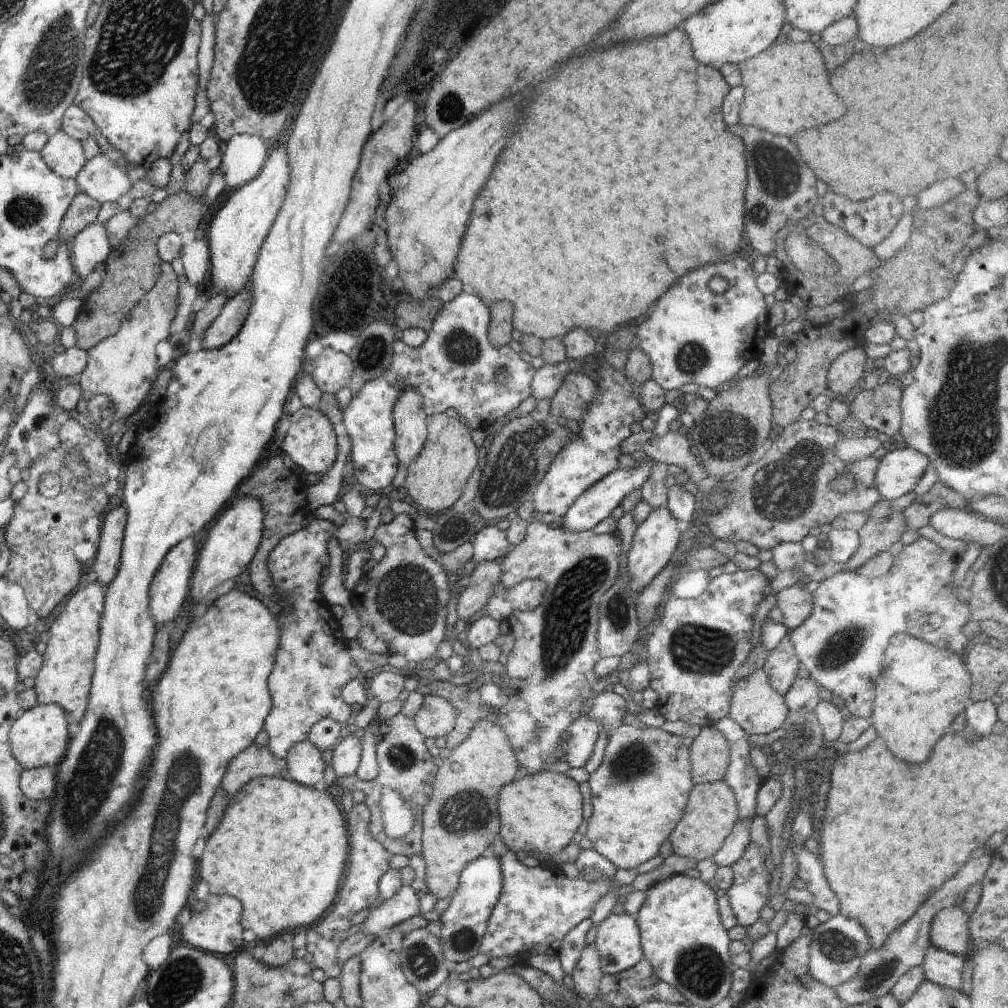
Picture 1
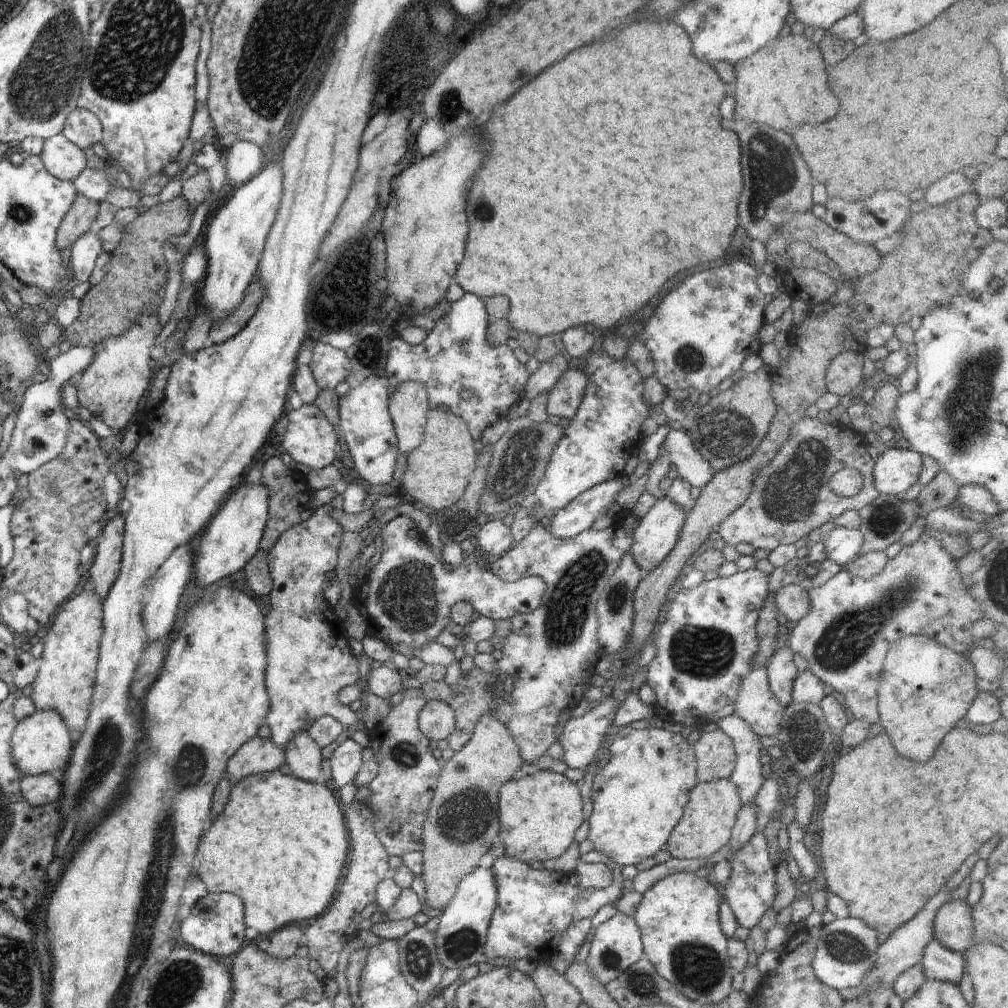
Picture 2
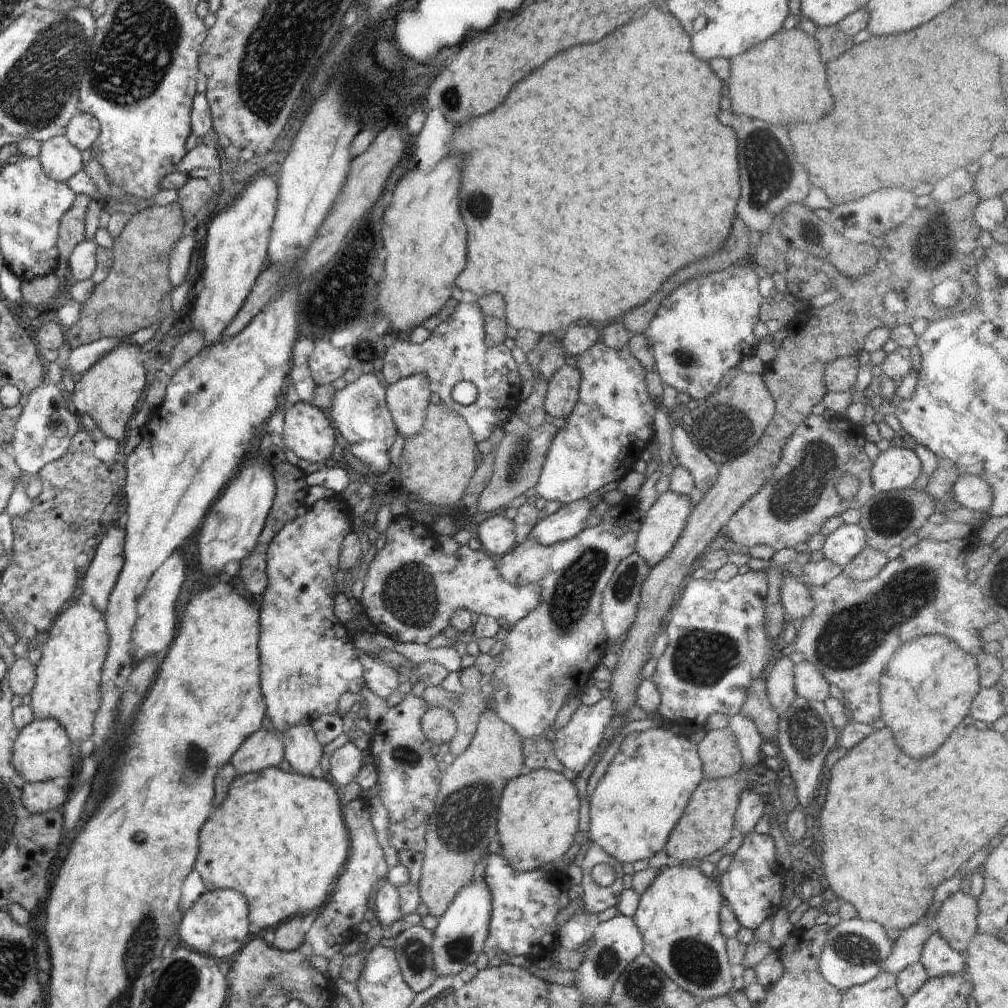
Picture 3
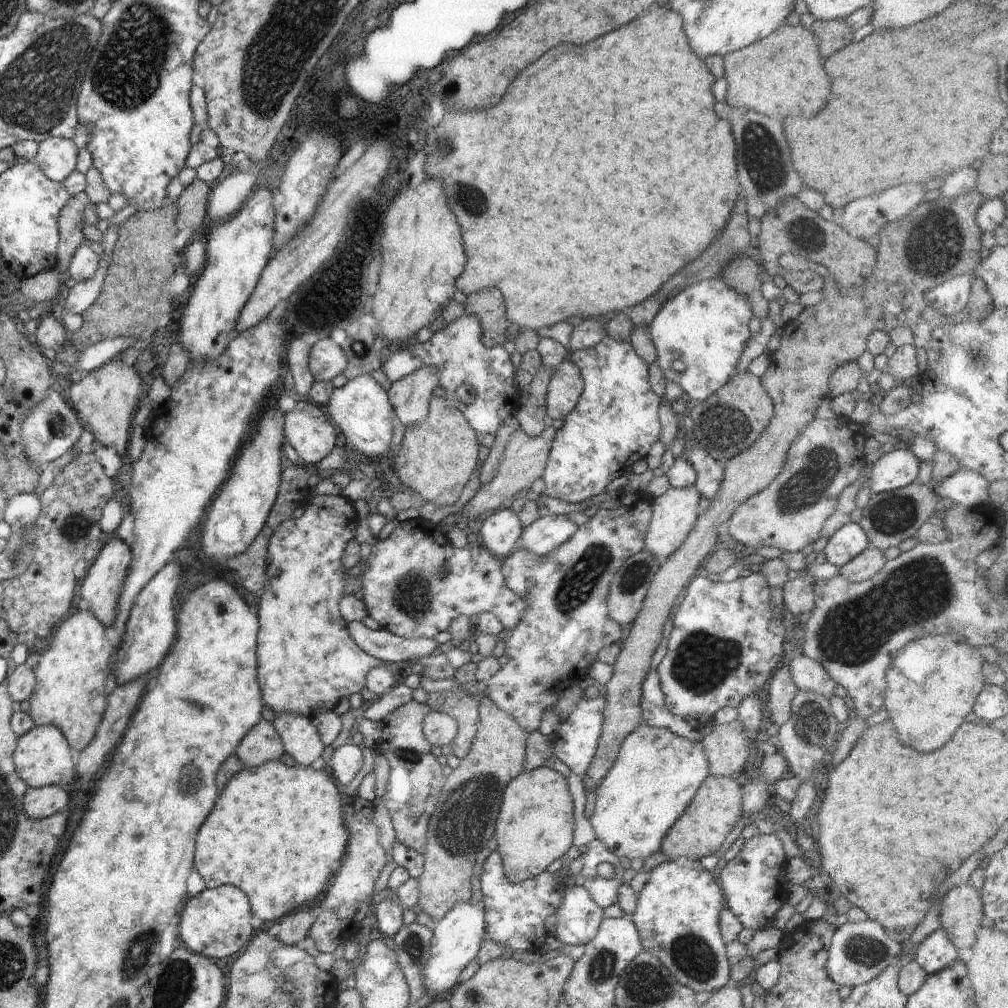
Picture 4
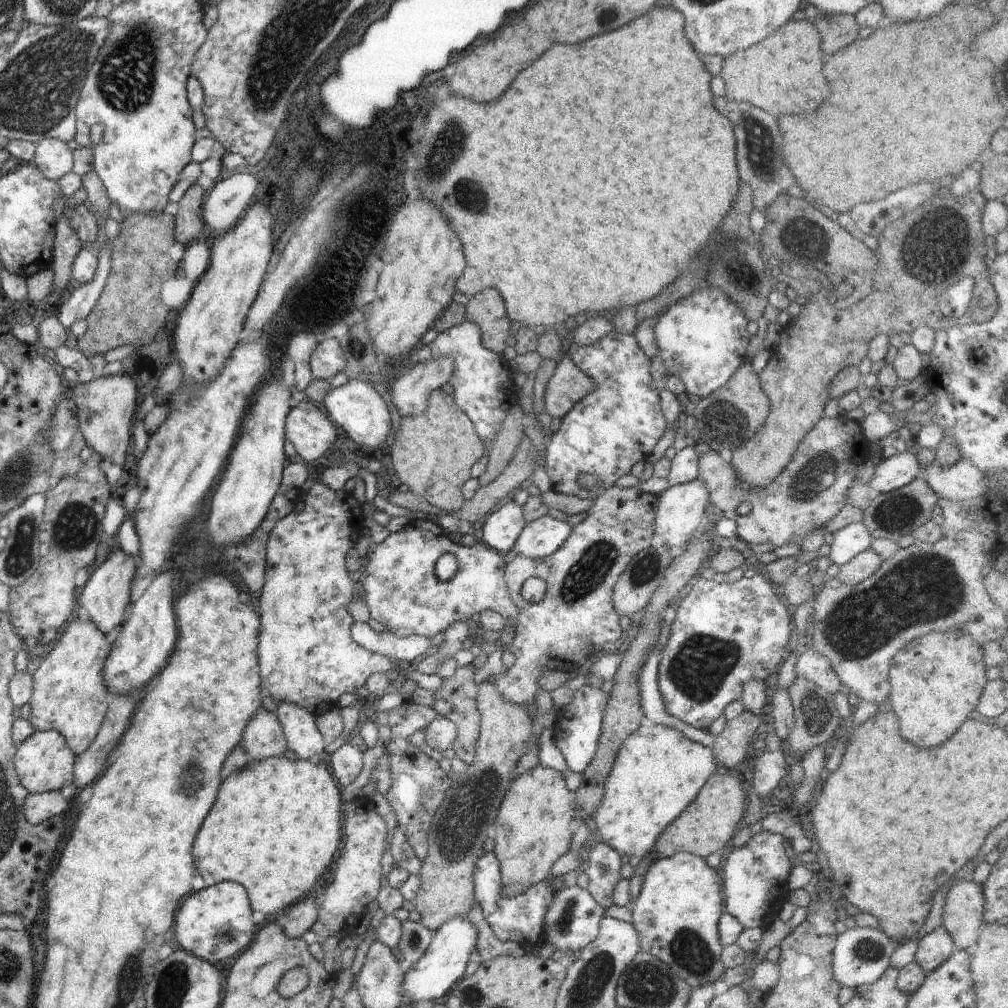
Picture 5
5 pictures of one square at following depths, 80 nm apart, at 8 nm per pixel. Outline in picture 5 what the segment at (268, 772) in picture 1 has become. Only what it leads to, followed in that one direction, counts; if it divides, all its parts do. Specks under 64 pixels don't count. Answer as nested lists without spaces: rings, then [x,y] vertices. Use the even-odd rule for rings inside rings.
[[[260,707],[248,721],[241,740],[252,761],[284,755],[288,743],[275,713]]]

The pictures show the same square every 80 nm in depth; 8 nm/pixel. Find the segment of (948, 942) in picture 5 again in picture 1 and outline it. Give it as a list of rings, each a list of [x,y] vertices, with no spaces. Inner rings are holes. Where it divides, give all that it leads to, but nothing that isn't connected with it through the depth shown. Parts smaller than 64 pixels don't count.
[[[931,944],[927,948],[922,967],[926,980],[961,990],[964,959],[960,955],[950,954]]]

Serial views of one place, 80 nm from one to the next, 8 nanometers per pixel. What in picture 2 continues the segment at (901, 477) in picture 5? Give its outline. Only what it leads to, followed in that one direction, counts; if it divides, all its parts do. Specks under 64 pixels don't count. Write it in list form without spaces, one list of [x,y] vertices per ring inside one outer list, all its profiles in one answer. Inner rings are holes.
[[[886,449],[876,458],[873,483],[880,495],[902,495],[919,480],[922,457],[914,449]]]

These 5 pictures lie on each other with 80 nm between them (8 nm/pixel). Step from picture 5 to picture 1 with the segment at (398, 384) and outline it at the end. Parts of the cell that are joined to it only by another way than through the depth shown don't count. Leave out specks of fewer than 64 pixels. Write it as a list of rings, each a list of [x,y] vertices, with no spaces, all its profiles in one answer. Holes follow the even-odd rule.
[[[403,387],[393,406],[395,424],[395,453],[399,465],[408,468],[420,454],[427,439],[427,414],[420,393]]]

